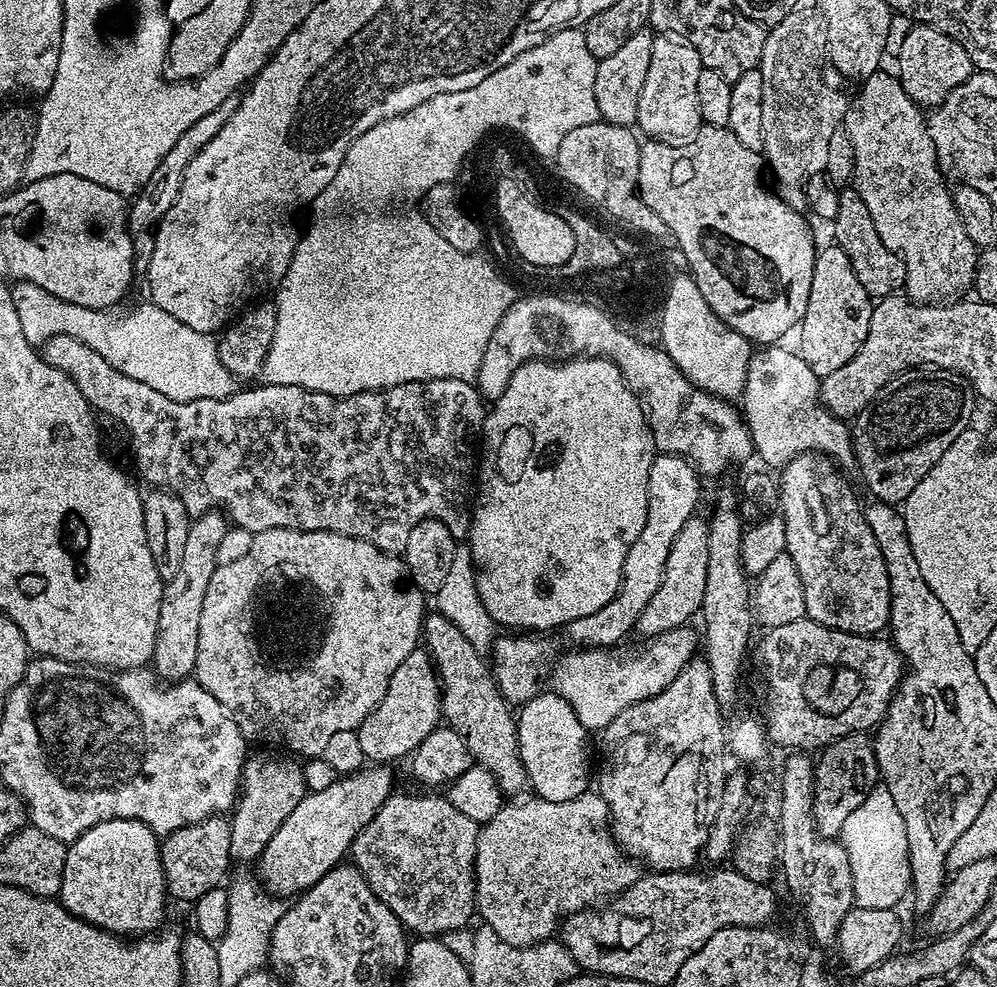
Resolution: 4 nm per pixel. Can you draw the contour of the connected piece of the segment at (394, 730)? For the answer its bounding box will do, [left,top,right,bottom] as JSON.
[358,650,441,762]

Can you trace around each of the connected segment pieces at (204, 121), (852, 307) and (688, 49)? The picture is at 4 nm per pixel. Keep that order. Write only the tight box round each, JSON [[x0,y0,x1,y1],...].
[[128,94,240,274],[800,242,874,378],[635,32,702,142]]

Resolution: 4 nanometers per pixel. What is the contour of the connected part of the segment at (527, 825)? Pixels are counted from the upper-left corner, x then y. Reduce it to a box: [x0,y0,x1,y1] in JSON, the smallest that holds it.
[476,790,642,948]

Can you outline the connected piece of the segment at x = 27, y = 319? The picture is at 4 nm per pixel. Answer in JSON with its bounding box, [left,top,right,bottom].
[14,283,234,400]

